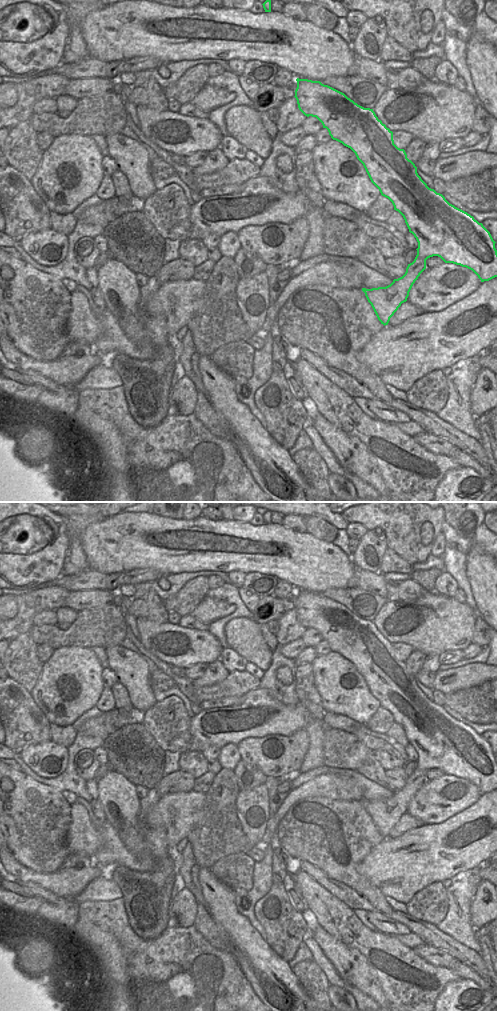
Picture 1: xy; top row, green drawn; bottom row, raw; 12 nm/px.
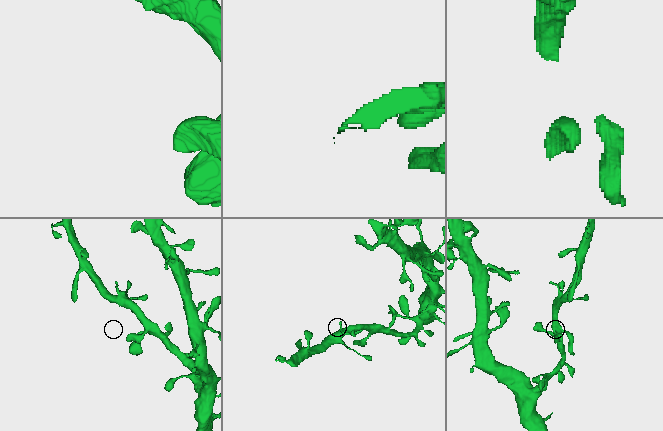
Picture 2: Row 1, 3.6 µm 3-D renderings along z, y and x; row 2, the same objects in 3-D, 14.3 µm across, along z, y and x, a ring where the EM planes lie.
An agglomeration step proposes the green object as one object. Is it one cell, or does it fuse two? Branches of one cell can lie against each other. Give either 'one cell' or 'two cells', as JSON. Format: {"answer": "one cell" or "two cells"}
{"answer": "one cell"}

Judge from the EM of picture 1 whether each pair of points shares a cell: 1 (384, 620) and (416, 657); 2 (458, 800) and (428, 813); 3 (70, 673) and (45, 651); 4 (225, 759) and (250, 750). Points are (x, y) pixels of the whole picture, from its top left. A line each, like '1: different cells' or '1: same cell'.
1: different cells
2: same cell
3: different cells
4: different cells

